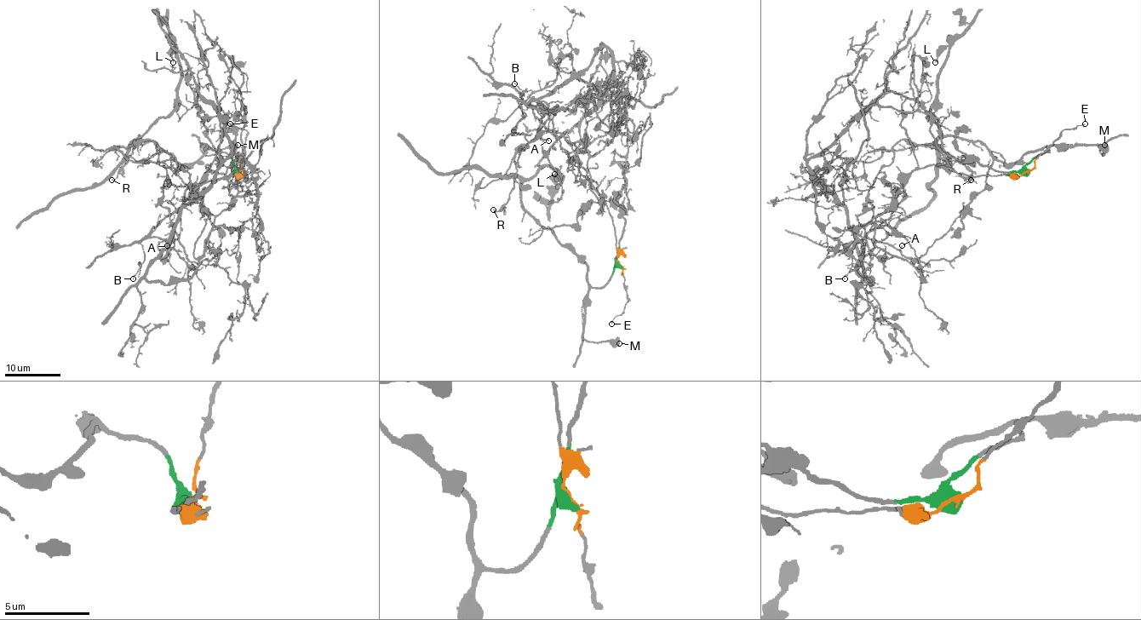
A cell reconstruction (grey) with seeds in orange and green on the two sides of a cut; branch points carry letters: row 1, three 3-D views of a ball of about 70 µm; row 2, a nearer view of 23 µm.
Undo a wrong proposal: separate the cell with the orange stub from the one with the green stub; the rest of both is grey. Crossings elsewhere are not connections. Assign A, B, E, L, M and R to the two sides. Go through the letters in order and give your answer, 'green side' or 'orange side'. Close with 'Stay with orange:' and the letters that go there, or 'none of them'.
A: orange side
B: orange side
E: orange side
L: green side
M: green side
R: green side
Stay with orange: A, B, E

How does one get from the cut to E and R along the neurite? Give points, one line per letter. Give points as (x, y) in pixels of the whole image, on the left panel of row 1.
E: (237, 171), (240, 170), (247, 133), (229, 124)
R: (237, 171), (224, 152), (209, 148), (192, 163), (178, 163), (152, 140), (139, 136), (128, 163), (111, 180)

